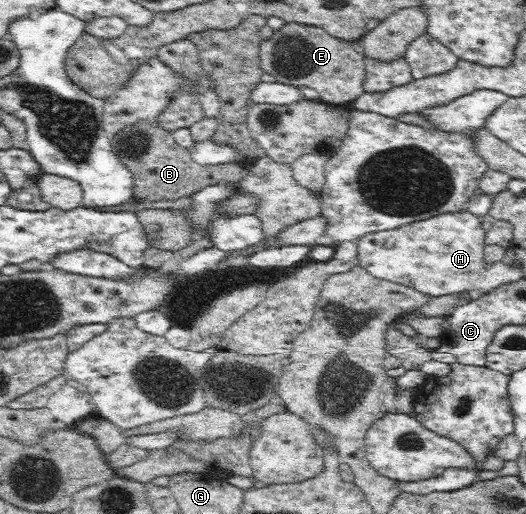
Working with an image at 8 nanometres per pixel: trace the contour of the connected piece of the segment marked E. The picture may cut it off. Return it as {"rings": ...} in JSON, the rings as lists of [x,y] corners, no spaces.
{"rings":[[[286,23],[257,48],[259,71],[272,74],[282,84],[314,88],[319,94],[319,102],[349,106],[362,93],[359,84],[363,79],[365,56],[364,48],[358,41],[340,40],[320,27]]]}

